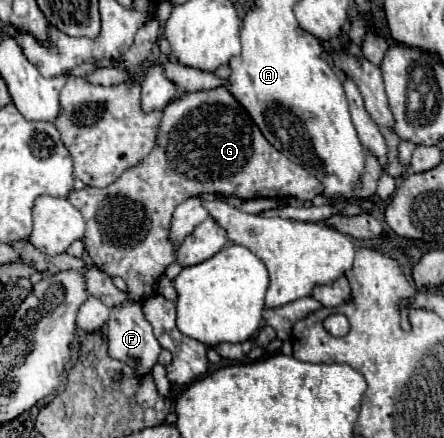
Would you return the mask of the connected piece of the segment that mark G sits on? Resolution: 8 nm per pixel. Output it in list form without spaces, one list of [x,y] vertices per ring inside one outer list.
[[[224,85],[208,91],[194,91],[186,93],[174,101],[170,101],[164,109],[162,125],[158,129],[156,143],[164,143],[164,149],[156,145],[152,153],[138,165],[130,167],[118,177],[112,185],[104,189],[84,187],[80,191],[72,191],[68,201],[84,215],[86,233],[84,233],[84,247],[88,257],[94,261],[98,269],[108,273],[110,277],[122,277],[128,285],[130,299],[142,303],[148,297],[154,297],[156,283],[160,275],[164,275],[166,267],[176,261],[178,245],[168,239],[170,221],[174,209],[192,195],[226,191],[228,195],[236,195],[242,199],[254,197],[296,197],[300,201],[312,201],[314,197],[324,193],[322,183],[310,175],[304,167],[286,159],[278,149],[274,149],[254,121],[246,115],[244,107],[240,107],[240,125],[238,117],[238,101],[228,93]]]

